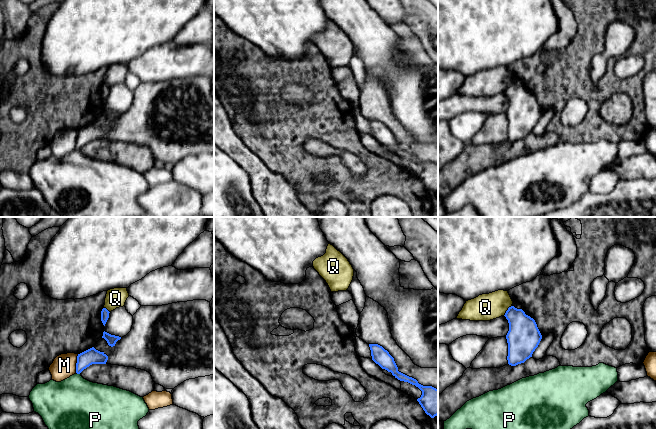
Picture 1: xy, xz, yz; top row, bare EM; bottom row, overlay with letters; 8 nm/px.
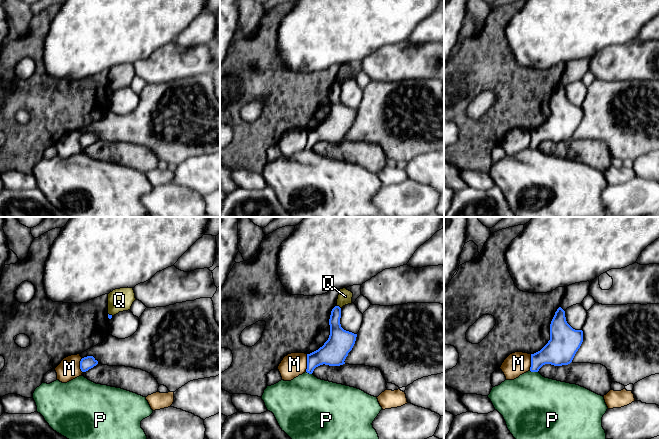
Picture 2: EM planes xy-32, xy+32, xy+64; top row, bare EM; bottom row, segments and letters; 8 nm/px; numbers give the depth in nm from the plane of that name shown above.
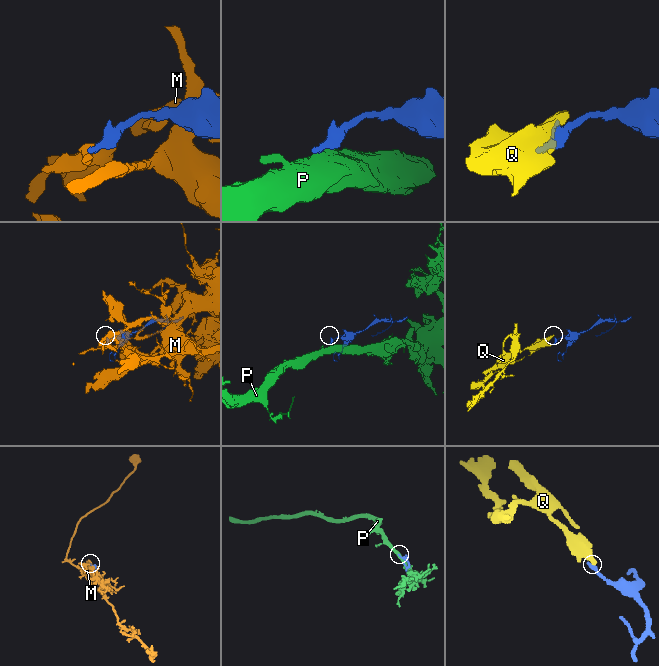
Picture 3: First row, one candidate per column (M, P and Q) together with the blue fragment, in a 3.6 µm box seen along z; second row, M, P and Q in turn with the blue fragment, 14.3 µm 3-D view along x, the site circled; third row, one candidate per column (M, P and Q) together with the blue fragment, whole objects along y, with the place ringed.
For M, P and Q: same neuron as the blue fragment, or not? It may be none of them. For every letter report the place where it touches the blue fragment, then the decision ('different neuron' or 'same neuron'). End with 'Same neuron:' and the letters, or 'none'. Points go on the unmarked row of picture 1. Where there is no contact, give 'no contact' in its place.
M: contact xy (76, 139); different neuron
P: contact xy (78, 149); different neuron
Q: contact yz (507, 86); different neuron
Same neuron: none

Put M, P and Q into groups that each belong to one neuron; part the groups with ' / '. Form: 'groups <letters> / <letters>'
groups M / P / Q

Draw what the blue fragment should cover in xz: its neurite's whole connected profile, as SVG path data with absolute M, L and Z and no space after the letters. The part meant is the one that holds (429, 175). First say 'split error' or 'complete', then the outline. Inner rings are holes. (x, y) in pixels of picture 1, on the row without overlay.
complete | M369 120L372 136L382 145L391 148L392 151L400 157L408 158L415 161L422 167L422 171L417 175L423 186L431 194L438 191L438 165L432 162L423 162L412 153L409 153L398 147L394 134L378 120Z

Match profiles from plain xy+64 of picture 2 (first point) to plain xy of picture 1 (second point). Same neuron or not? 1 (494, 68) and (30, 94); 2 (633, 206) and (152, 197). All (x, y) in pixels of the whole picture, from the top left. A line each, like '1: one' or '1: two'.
1: one
2: one

